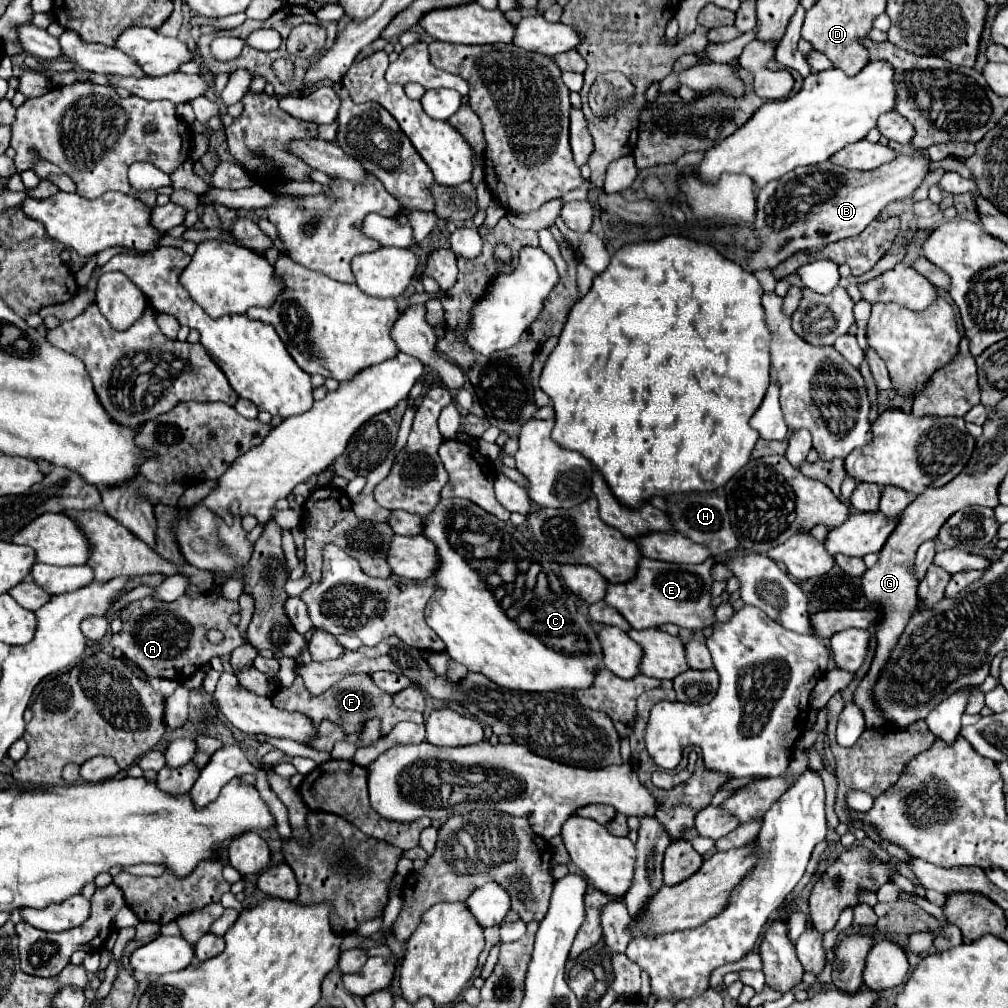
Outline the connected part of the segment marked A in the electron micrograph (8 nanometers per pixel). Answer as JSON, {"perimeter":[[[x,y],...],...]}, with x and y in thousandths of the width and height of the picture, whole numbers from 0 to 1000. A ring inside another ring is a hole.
{"perimeter":[[[209,587],[199,589],[193,595],[182,589],[172,597],[146,591],[142,595],[130,597],[126,603],[120,605],[118,613],[122,617],[122,623],[118,629],[112,629],[108,637],[112,643],[120,645],[124,653],[134,657],[144,669],[182,675],[182,671],[188,673],[211,651],[225,651],[233,645],[231,619],[227,617],[227,611],[233,607],[239,607],[235,595],[225,595],[221,591],[211,595]],[[209,623],[215,623],[223,629],[223,635],[219,639],[209,639],[203,633],[205,625]]]}

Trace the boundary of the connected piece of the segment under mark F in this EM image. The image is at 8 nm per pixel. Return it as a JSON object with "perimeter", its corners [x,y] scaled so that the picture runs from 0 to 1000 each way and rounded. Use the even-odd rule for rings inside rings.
{"perimeter":[[[348,669],[344,673],[340,673],[340,677],[336,677],[334,681],[326,683],[322,688],[318,690],[309,690],[303,681],[301,681],[301,673],[295,671],[293,677],[287,681],[287,683],[275,683],[269,690],[269,696],[275,700],[275,702],[281,702],[281,704],[287,704],[287,706],[299,706],[299,708],[305,708],[309,714],[313,716],[318,716],[320,712],[326,712],[330,716],[336,716],[344,728],[352,728],[358,724],[360,716],[364,716],[366,712],[372,712],[376,710],[380,714],[380,722],[378,722],[378,728],[386,728],[390,724],[392,718],[396,718],[398,714],[406,714],[406,716],[412,716],[412,718],[420,718],[420,710],[416,706],[410,706],[410,704],[396,704],[390,700],[388,696],[388,690],[382,688],[380,685],[376,685],[368,673],[364,669]]]}

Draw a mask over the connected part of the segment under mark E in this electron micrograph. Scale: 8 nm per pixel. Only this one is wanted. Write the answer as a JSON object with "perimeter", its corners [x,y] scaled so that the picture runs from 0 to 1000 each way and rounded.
{"perimeter":[[[636,554],[632,569],[628,575],[618,579],[602,579],[600,599],[608,601],[628,623],[652,623],[660,617],[668,617],[676,623],[697,625],[707,619],[705,605],[705,571],[703,565],[709,560],[707,554],[701,554],[695,560],[668,560],[646,554]]]}

